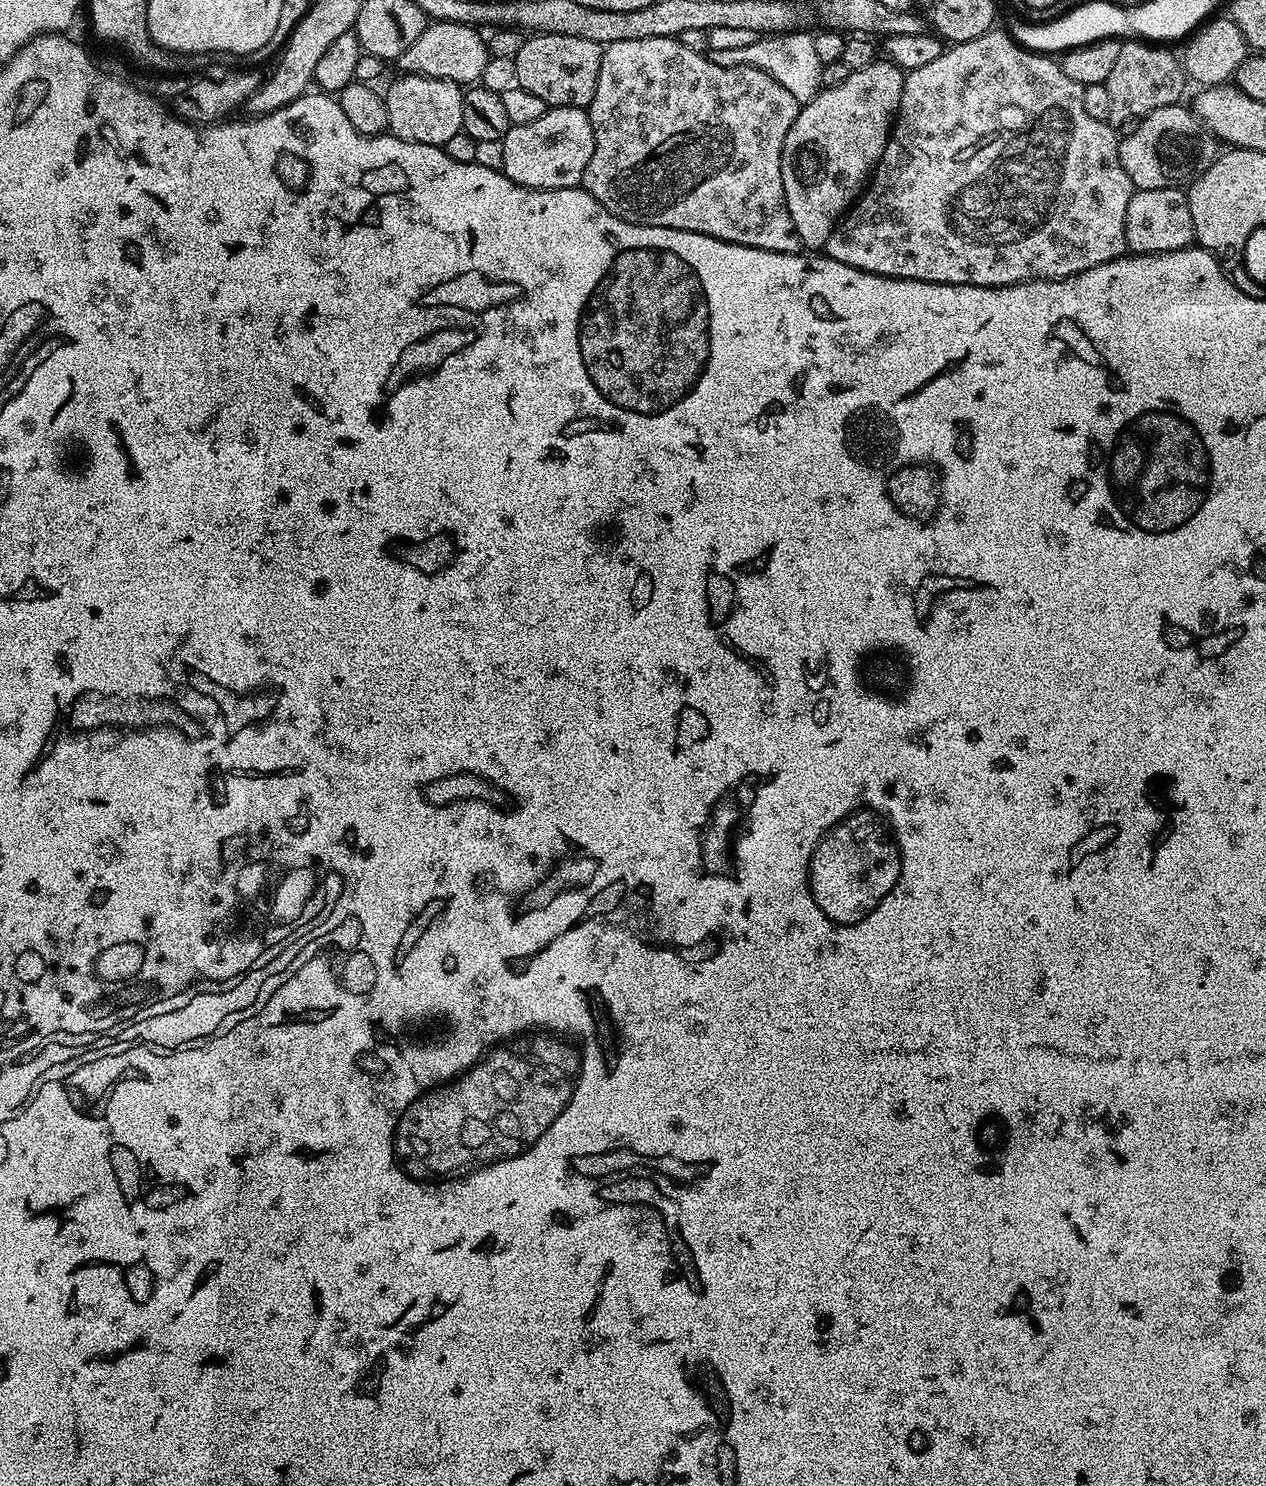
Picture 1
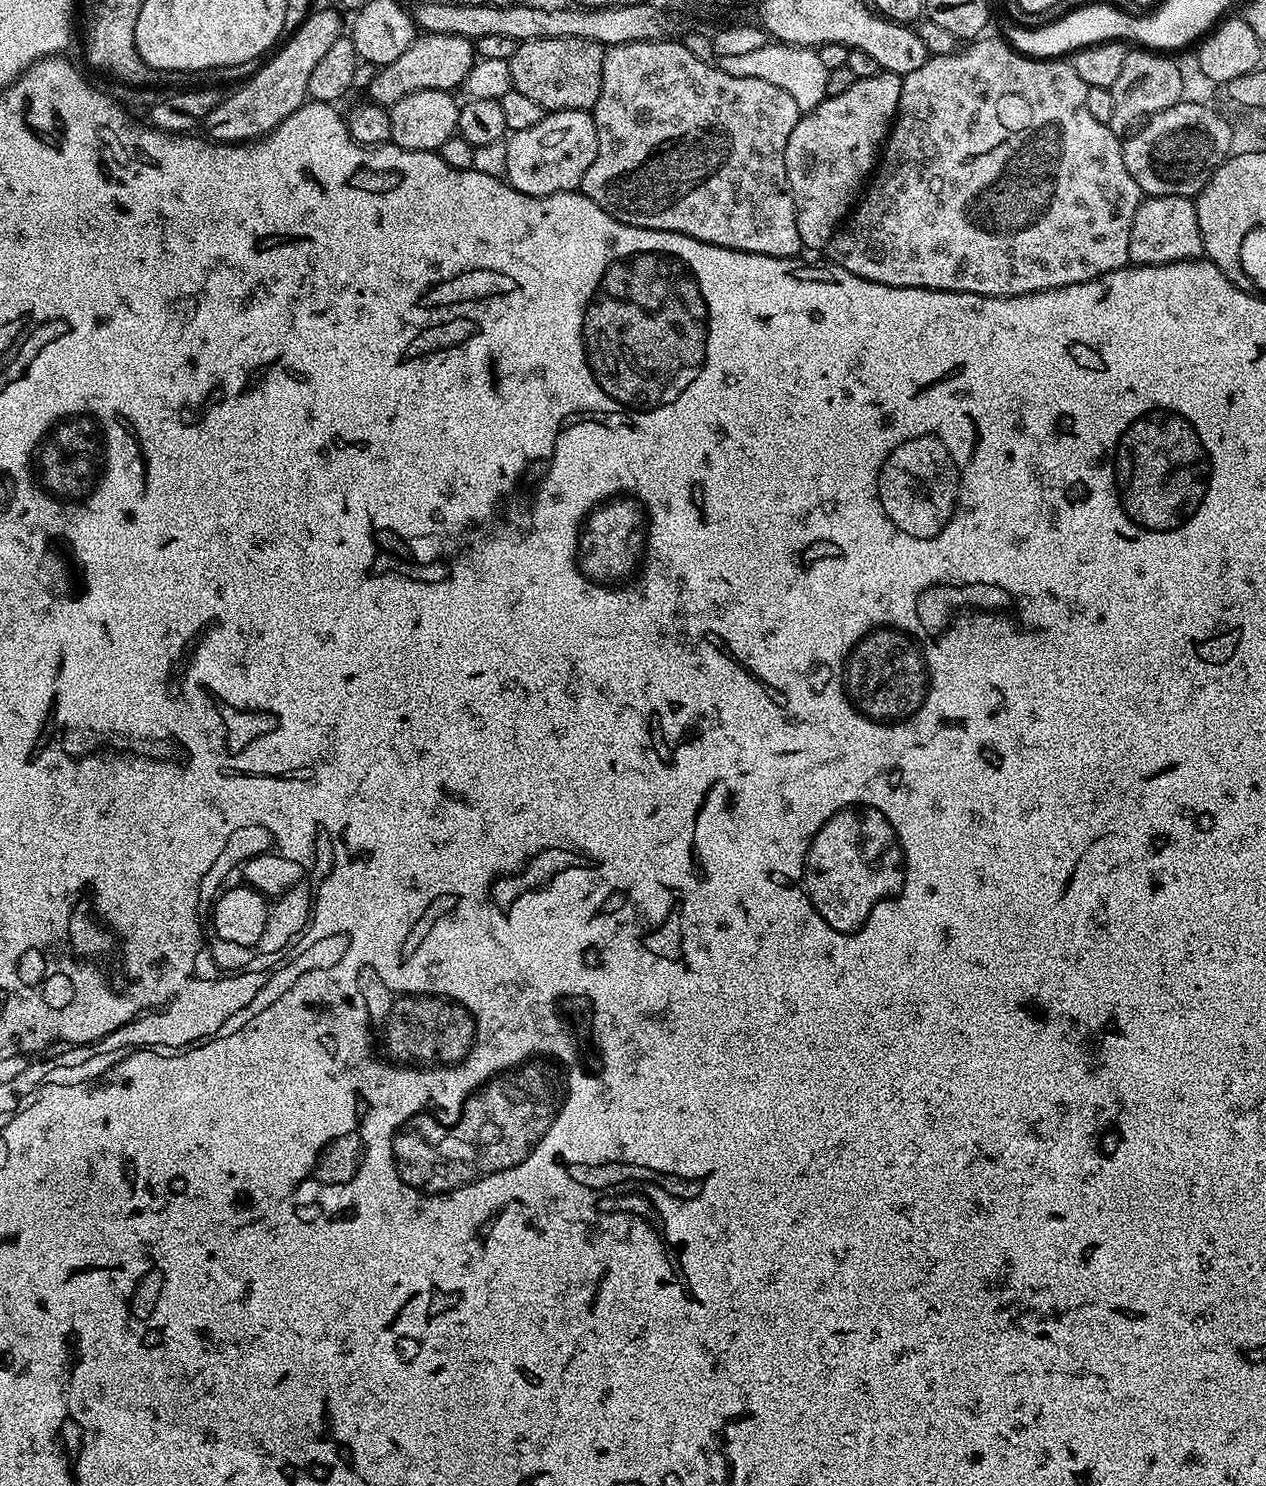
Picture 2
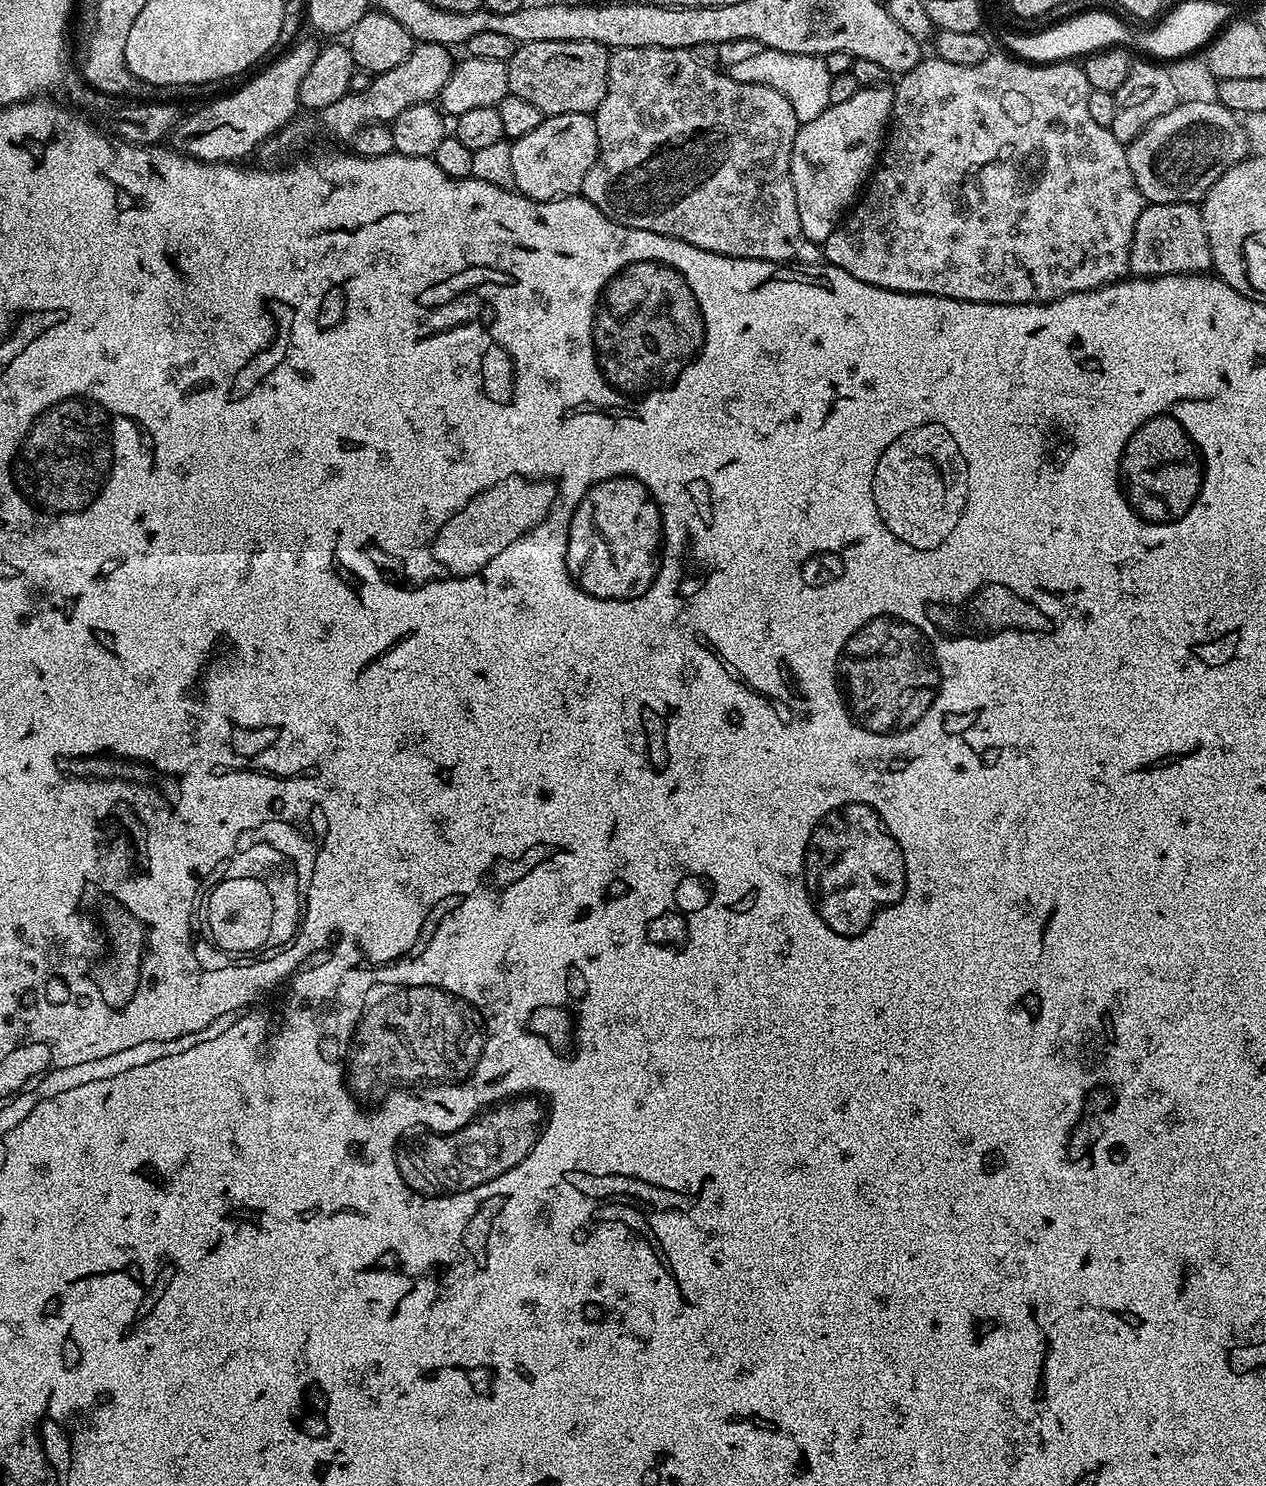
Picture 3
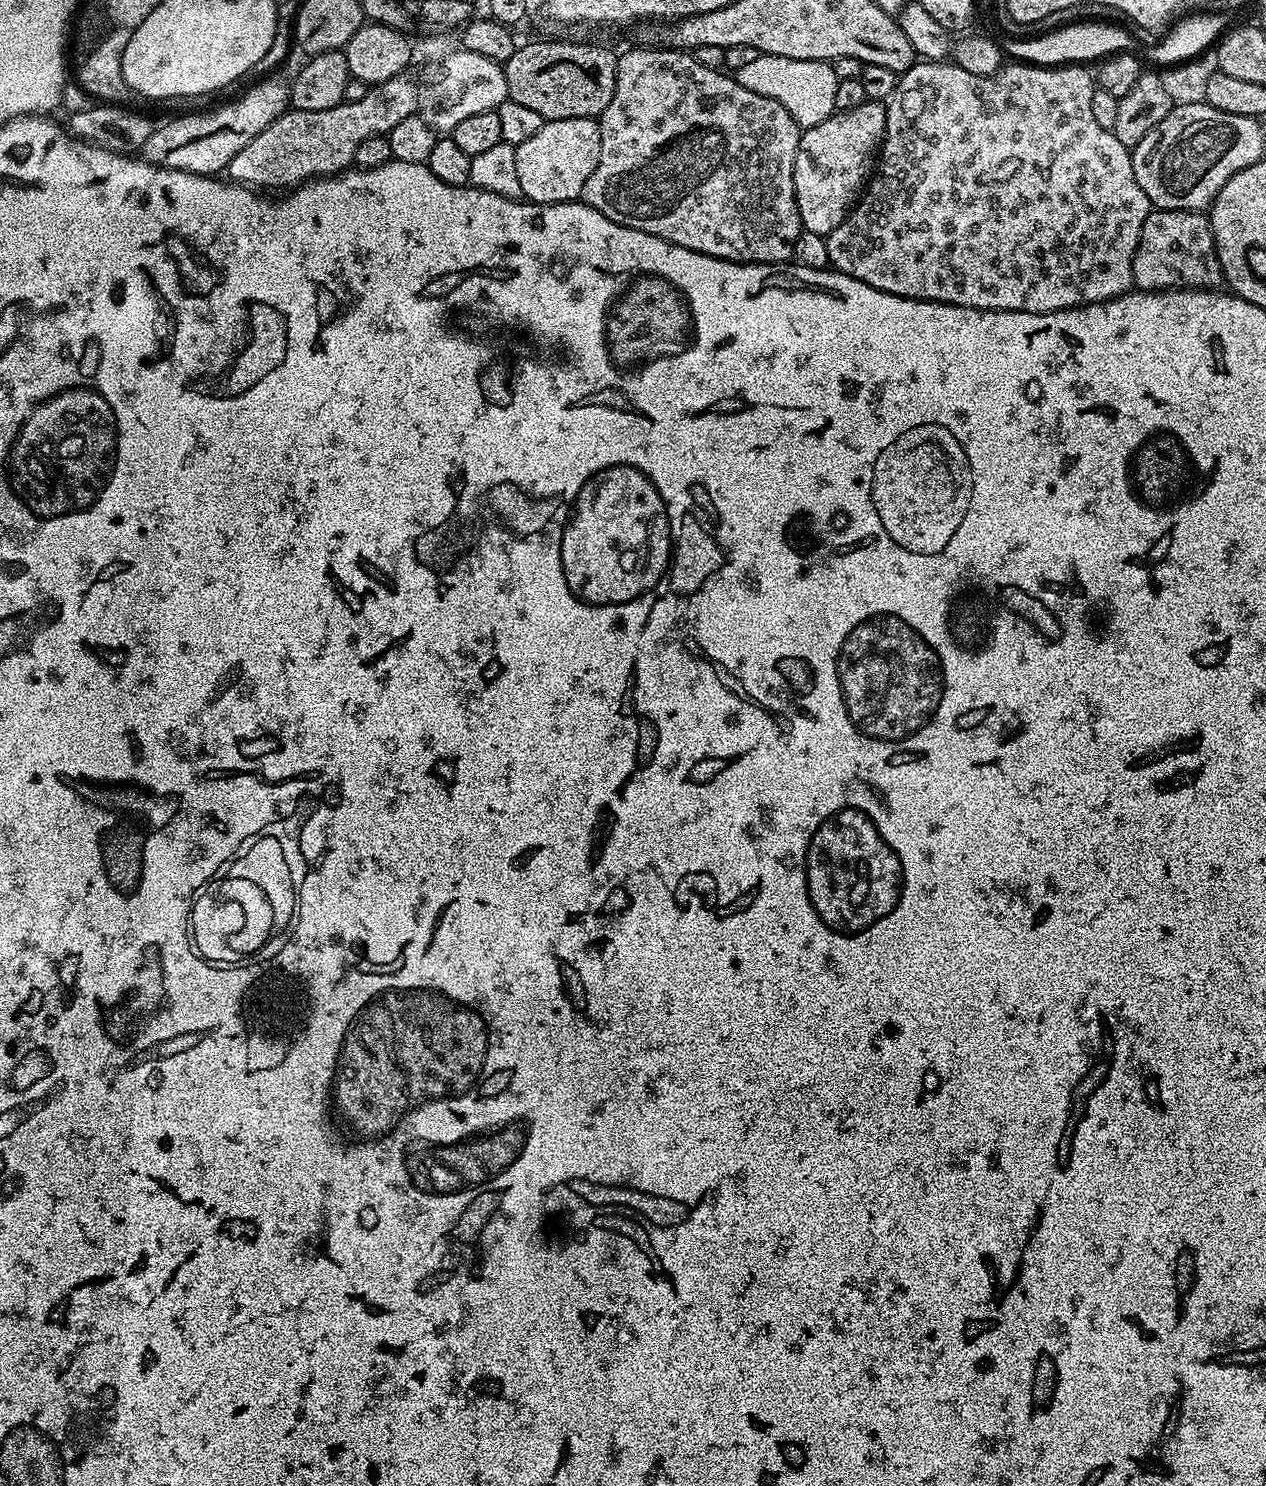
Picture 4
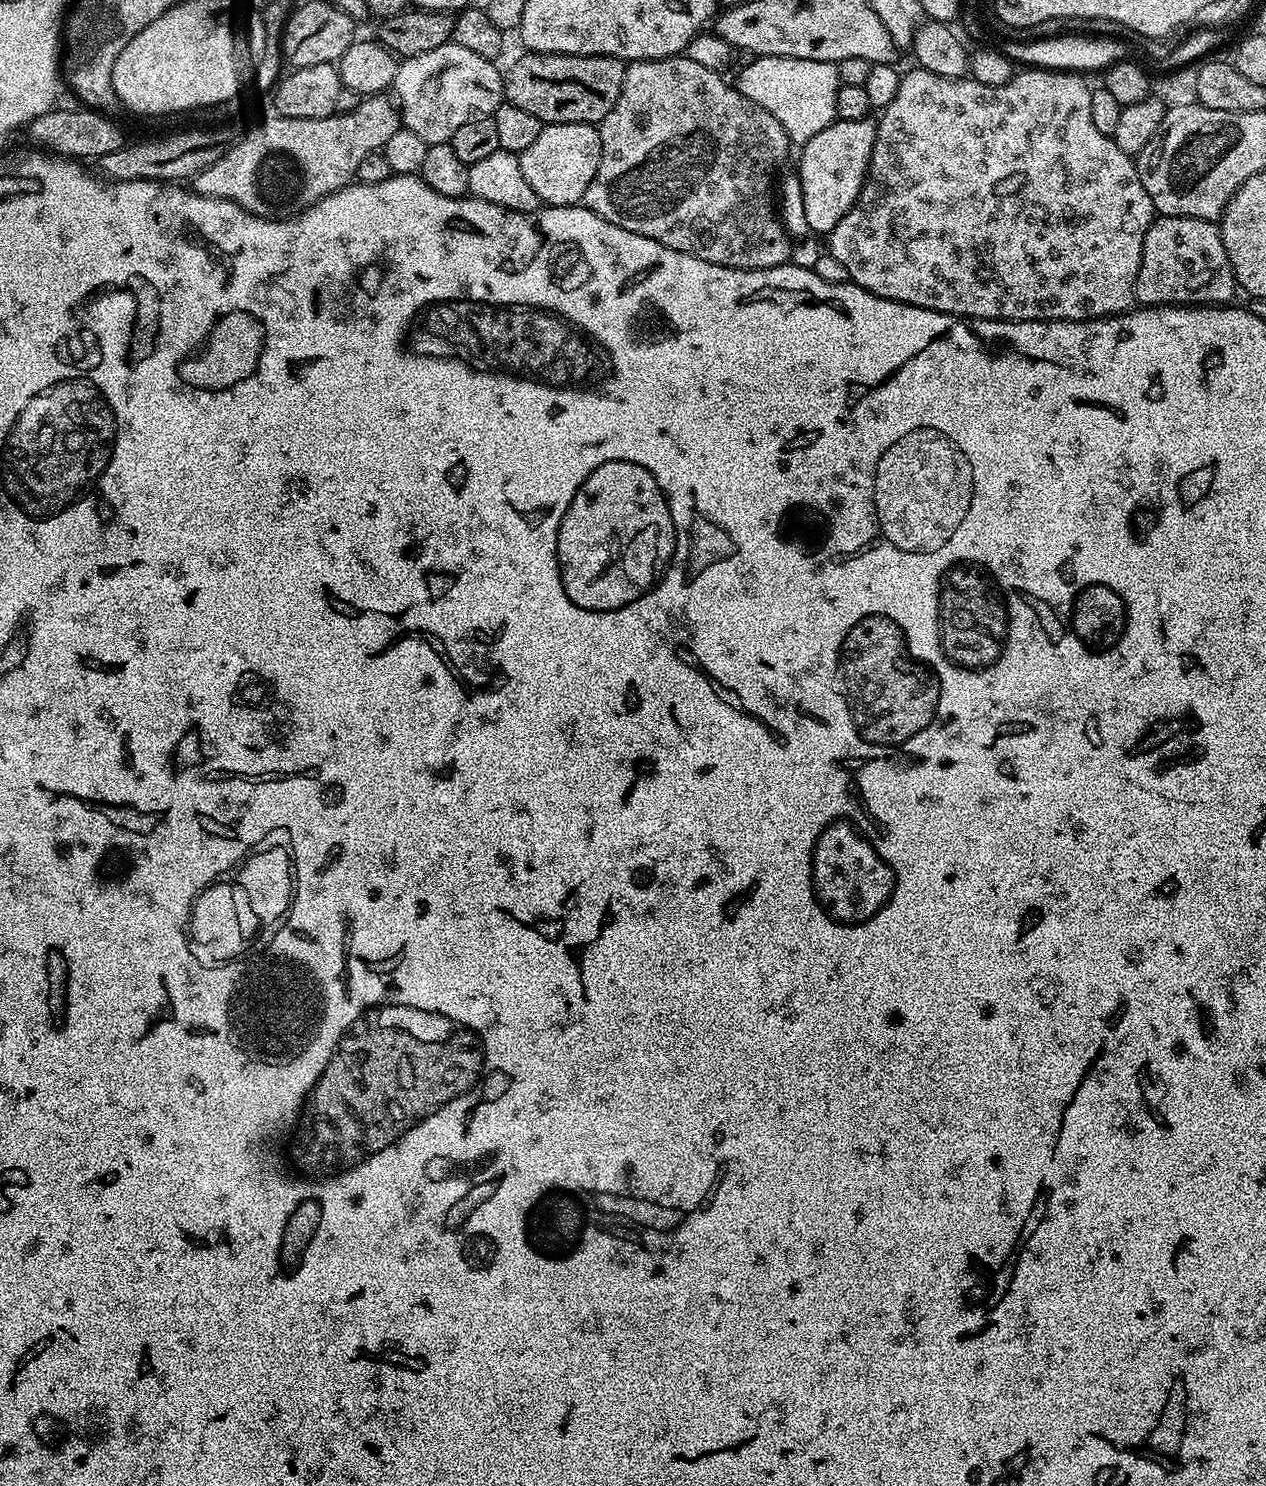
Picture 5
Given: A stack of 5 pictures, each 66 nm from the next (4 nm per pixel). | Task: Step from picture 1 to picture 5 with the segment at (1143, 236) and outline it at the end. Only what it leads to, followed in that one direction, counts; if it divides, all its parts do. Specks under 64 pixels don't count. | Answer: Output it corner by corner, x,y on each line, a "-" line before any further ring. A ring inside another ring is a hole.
1161,216
1146,230
1142,262
1136,279
1136,304
1159,306
1224,306
1238,292
1219,227
1213,221
1185,216

